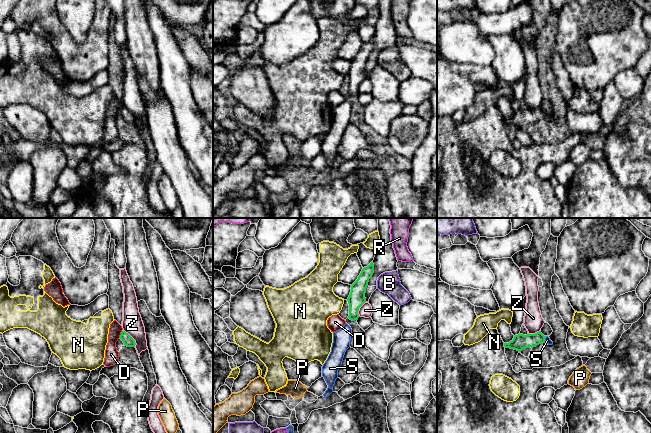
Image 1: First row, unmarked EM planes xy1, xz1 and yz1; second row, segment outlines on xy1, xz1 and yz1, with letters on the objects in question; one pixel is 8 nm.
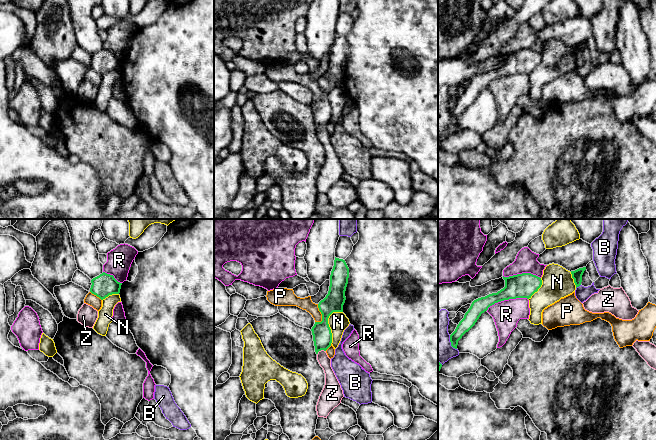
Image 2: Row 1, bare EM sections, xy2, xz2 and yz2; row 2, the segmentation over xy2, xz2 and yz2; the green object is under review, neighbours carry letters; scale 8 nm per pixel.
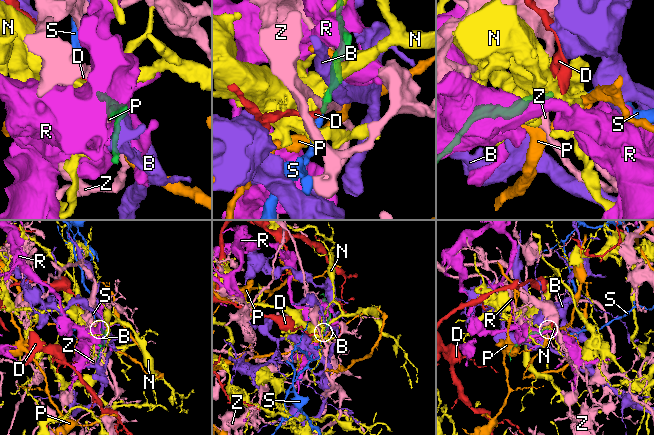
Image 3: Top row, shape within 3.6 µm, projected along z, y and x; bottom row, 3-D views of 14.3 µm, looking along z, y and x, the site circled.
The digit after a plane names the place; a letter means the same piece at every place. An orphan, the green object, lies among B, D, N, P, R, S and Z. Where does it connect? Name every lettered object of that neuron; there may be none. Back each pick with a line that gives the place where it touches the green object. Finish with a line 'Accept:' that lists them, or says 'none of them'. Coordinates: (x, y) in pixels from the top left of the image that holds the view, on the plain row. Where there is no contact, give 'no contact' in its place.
S: yz1 (544, 115)
Accept: S

